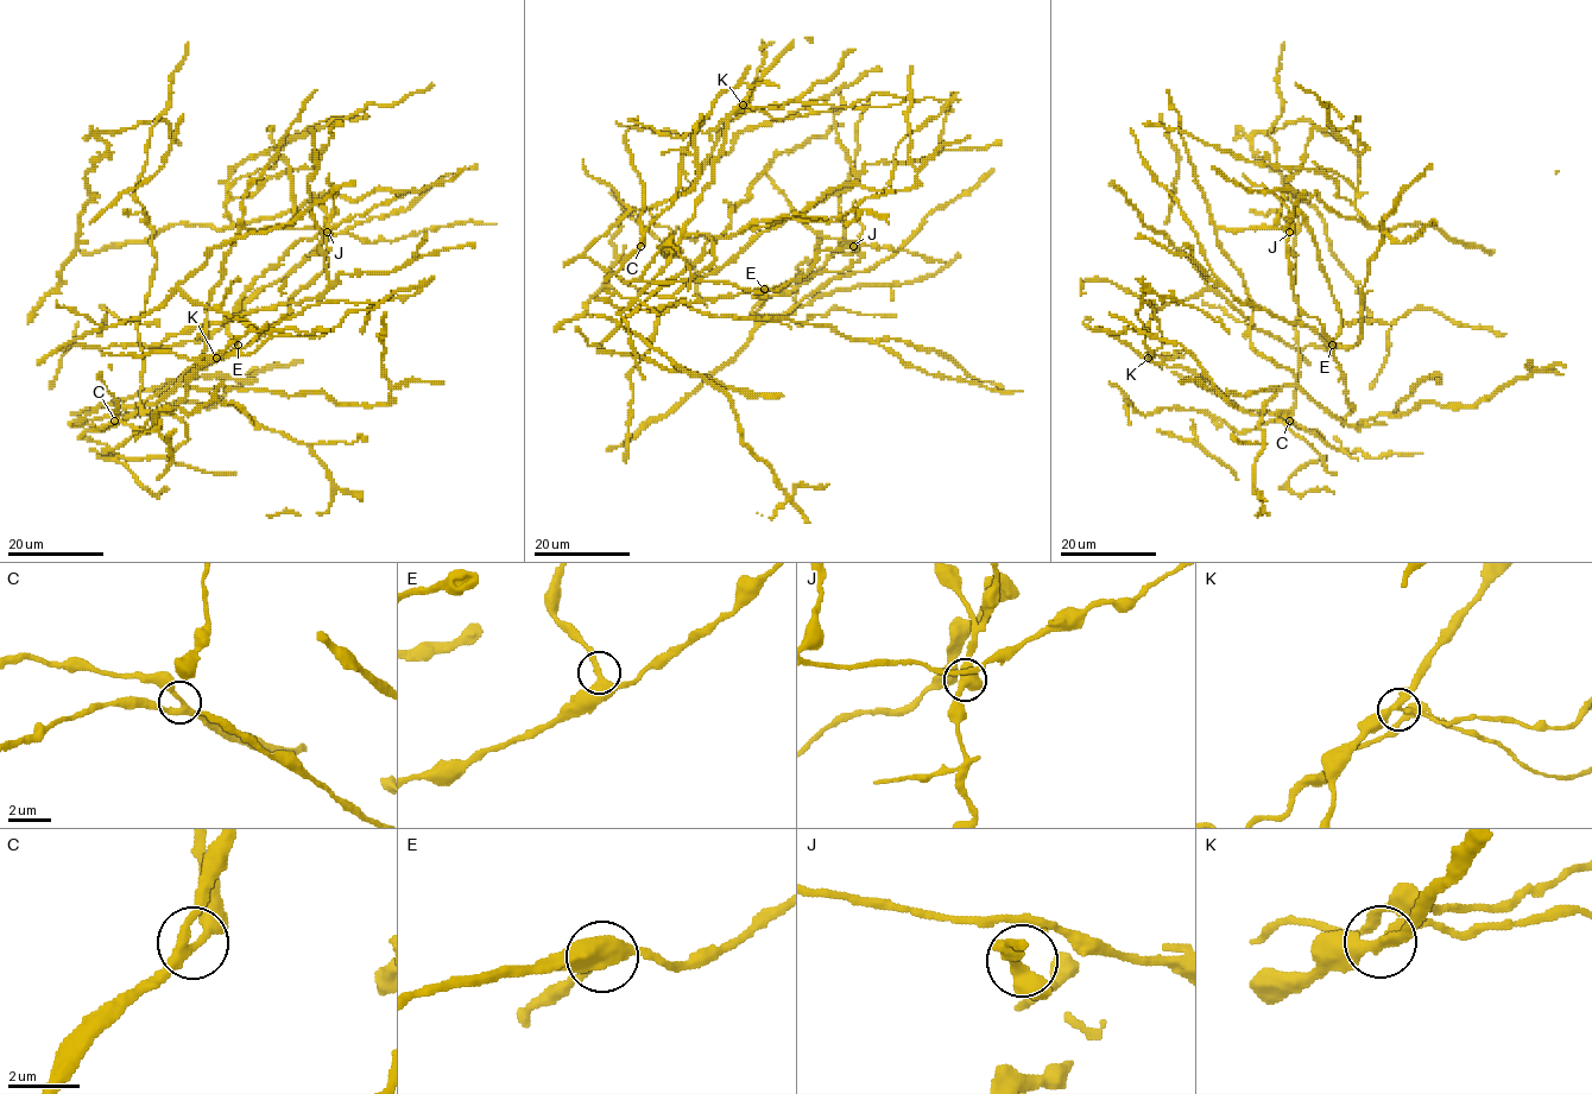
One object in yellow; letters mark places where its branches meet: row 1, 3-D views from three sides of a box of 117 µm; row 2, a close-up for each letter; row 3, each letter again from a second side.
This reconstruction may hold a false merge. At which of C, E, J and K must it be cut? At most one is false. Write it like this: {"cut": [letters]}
{"cut": ["K"]}

